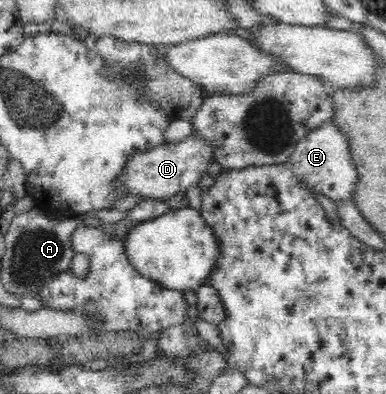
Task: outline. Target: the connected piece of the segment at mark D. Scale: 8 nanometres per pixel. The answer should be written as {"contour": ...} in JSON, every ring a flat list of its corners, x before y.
{"contour":[[188,135,175,143,166,143,144,153,134,154,134,158,124,168,125,176,121,179,119,188,129,190,129,194,144,198,170,199,178,192,198,188,204,174,210,174,210,166,216,164,216,147,210,139,200,135]]}

